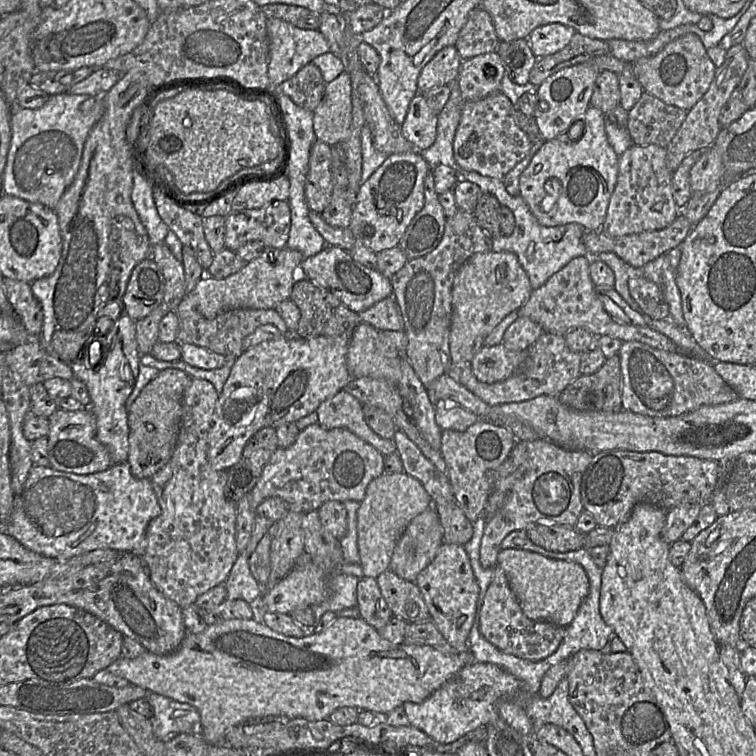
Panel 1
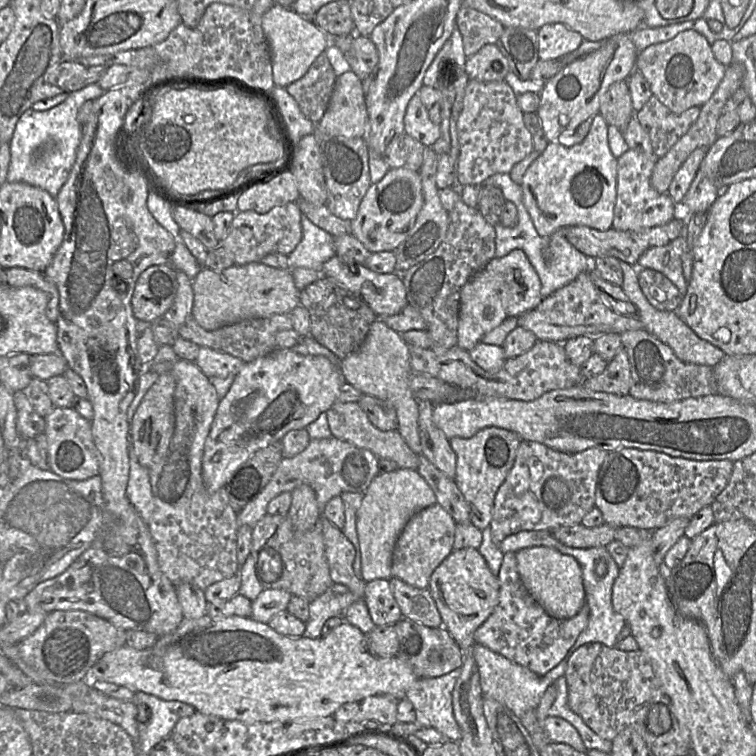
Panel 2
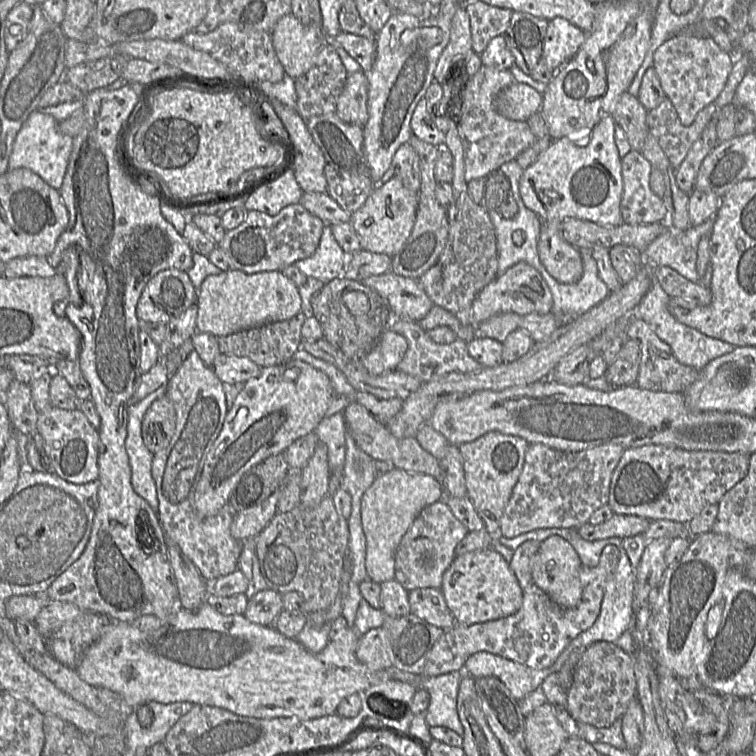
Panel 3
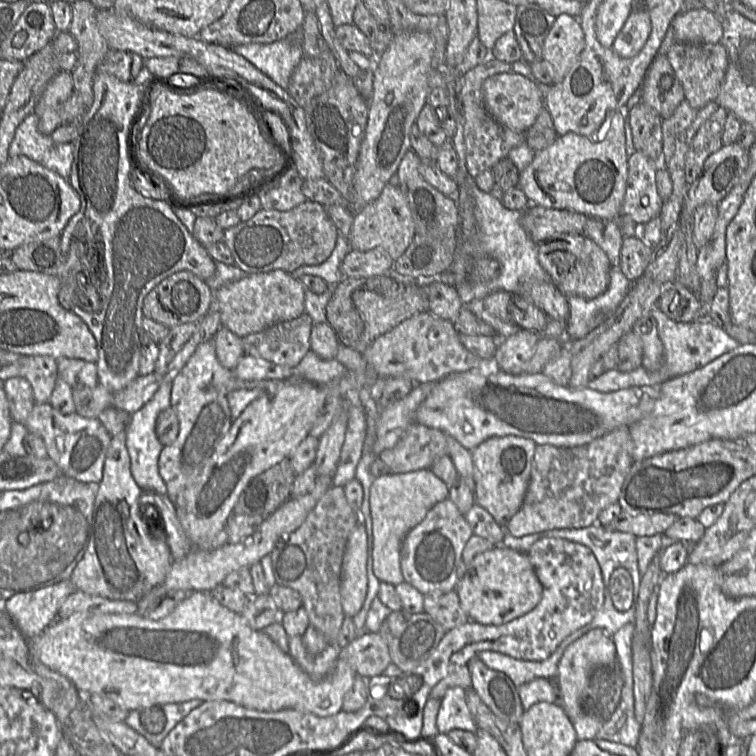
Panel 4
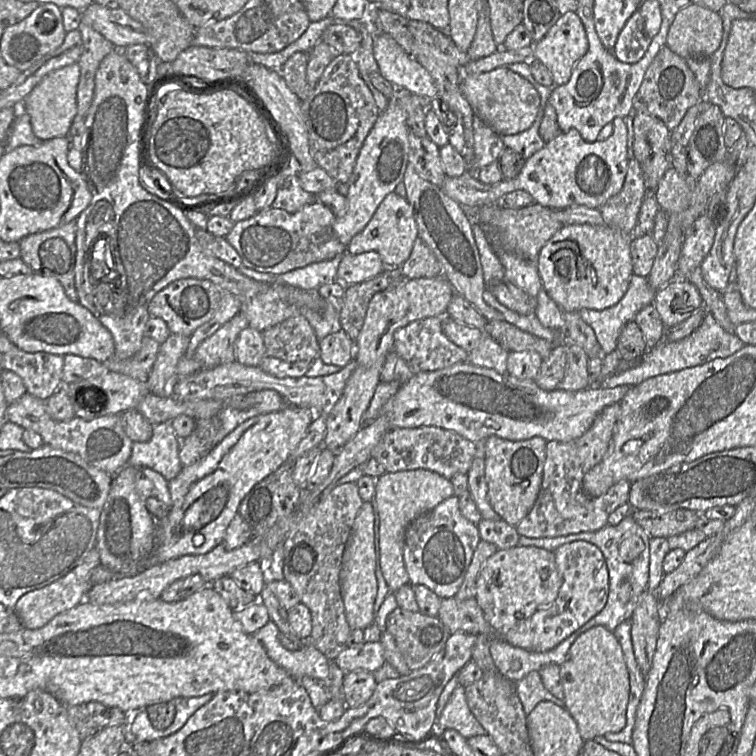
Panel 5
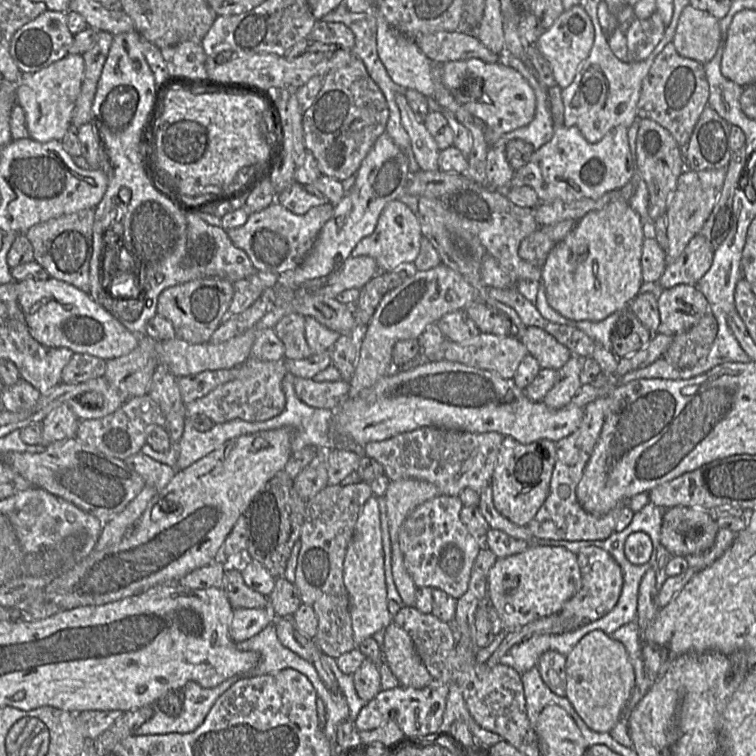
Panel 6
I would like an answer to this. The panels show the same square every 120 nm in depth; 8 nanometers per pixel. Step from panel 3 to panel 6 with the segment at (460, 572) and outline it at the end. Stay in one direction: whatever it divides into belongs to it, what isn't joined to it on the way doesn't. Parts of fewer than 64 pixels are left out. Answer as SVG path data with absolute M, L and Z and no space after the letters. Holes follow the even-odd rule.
M530 545L521 553L497 558L488 573L487 599L501 619L503 631L509 633L559 613L580 588L576 554L564 547Z

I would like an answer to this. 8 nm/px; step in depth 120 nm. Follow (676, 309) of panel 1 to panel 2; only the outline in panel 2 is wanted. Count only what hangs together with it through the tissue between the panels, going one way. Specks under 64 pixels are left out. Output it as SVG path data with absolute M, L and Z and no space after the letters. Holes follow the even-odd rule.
M684 233L665 246L648 249L638 261L640 269L652 269L666 276L684 298L688 283L683 276L682 255L686 251Z

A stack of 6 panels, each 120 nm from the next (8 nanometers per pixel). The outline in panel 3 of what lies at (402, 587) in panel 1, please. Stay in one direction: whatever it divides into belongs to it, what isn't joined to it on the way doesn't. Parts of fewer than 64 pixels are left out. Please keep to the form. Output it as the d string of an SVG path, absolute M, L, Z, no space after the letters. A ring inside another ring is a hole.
M417 588L408 591L408 600L411 614L444 631L456 623L440 589Z

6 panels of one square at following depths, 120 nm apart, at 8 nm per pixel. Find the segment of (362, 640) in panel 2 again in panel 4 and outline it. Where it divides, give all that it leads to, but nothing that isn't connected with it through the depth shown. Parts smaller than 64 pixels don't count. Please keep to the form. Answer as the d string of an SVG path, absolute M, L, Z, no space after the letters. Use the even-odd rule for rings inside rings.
M194 591L189 593L175 609L166 617L159 620L150 620L135 614L97 614L74 613L68 618L56 619L38 636L28 638L29 651L49 668L59 672L68 678L76 687L78 692L88 697L91 694L102 695L120 708L127 711L143 709L154 705L164 705L166 703L182 703L192 699L203 701L226 700L248 709L254 709L263 712L277 712L283 709L294 709L304 713L311 713L319 717L333 716L342 710L344 695L353 686L357 673L343 659L337 659L336 666L329 672L327 677L319 682L313 681L292 659L292 657L283 652L277 644L262 631L254 630L248 622L228 608L222 606L210 592Z

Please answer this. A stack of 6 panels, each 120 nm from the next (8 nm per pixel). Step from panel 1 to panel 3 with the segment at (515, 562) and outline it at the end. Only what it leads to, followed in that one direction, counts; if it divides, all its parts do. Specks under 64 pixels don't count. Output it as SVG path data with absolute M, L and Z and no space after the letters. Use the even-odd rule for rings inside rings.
M554 535L541 542L539 550L531 560L532 579L558 606L573 609L582 597L582 585L579 578L581 566L573 546L562 537Z

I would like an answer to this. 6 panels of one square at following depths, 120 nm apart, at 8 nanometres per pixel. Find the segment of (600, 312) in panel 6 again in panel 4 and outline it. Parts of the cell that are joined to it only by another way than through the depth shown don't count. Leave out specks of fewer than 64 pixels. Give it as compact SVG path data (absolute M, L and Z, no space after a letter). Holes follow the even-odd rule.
M584 234L554 236L538 244L538 261L549 274L551 282L565 296L593 299L603 294L609 285L611 264L606 253Z

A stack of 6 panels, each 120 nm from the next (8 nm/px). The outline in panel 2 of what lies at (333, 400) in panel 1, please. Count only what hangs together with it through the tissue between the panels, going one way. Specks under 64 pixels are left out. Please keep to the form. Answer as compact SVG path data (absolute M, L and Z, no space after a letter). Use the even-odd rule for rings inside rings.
M336 401L325 413L333 437L367 449L379 459L393 460L400 469L417 469L420 462L419 455L409 448L398 430L381 431L376 428L357 402Z

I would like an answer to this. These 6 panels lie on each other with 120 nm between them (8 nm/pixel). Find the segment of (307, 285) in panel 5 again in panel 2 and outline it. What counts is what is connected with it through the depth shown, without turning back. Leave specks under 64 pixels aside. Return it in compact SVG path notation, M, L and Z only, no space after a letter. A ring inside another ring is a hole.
M301 216L302 239L288 255L291 268L303 267L321 272L323 265L336 255L334 237Z

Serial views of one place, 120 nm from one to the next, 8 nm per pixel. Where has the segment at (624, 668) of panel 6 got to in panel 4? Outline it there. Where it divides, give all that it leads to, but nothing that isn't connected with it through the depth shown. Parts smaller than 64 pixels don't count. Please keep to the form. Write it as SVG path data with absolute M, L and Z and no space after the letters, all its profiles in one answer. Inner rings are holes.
M595 628L570 644L562 655L557 671L557 686L561 692L562 708L572 723L578 740L594 740L604 719L588 714L584 710L584 691L594 670L599 667L613 666L617 653L612 637L602 629Z

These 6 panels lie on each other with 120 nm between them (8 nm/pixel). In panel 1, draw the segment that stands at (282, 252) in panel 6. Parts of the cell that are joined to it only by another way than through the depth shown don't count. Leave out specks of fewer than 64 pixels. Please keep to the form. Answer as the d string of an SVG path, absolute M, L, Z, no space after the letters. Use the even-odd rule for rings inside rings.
M273 201L261 208L232 212L225 218L224 245L236 252L250 241L260 241L279 250L287 246L290 227L288 201Z

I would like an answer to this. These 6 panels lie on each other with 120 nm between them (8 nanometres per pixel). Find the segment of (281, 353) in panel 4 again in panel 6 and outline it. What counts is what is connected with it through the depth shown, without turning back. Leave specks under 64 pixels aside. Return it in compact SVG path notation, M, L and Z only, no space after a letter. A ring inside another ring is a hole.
M290 313L275 325L274 331L285 346L284 359L301 360L312 355L305 337L305 316Z

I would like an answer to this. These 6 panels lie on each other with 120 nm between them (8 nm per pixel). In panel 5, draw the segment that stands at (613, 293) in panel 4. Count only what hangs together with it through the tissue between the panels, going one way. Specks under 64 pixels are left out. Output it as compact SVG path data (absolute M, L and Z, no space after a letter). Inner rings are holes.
M633 274L627 292L616 305L604 310L581 309L578 312L593 329L603 356L617 348L623 327L644 307L654 303L656 293L648 278Z

